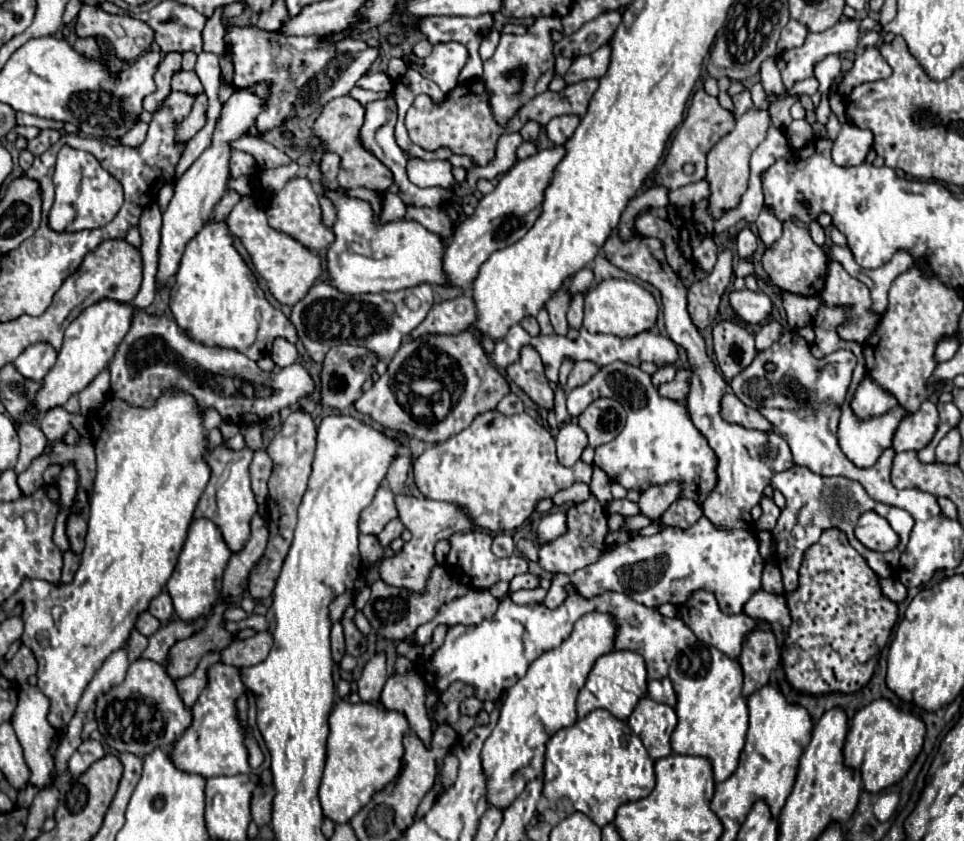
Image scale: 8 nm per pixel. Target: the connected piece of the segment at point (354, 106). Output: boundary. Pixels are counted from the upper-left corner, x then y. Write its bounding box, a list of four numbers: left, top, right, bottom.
[314,95,392,193]

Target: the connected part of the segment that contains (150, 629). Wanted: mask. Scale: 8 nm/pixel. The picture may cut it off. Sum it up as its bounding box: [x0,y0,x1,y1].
[136,611,160,637]

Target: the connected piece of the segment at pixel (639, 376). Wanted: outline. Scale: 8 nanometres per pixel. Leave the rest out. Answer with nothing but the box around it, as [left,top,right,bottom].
[568,361,716,503]

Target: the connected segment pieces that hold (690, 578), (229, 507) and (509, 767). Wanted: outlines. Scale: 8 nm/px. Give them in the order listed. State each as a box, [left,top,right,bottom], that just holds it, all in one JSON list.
[[544,517,764,613],[194,443,258,553],[482,611,616,809]]

